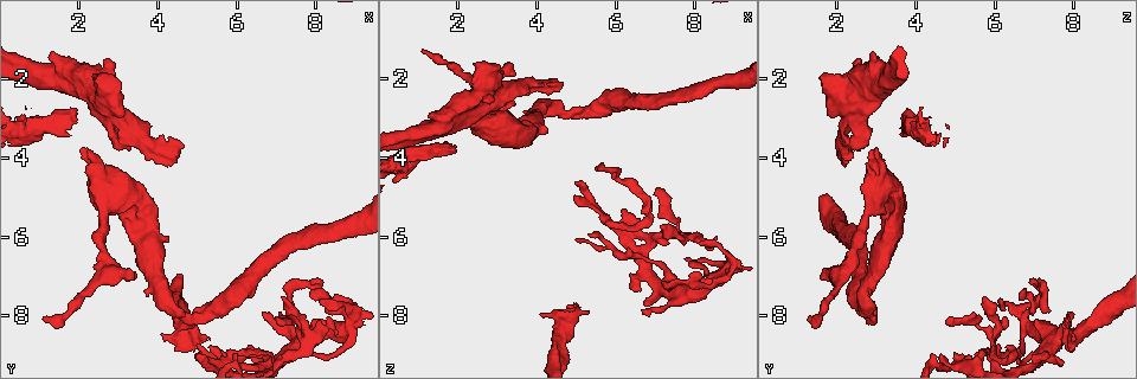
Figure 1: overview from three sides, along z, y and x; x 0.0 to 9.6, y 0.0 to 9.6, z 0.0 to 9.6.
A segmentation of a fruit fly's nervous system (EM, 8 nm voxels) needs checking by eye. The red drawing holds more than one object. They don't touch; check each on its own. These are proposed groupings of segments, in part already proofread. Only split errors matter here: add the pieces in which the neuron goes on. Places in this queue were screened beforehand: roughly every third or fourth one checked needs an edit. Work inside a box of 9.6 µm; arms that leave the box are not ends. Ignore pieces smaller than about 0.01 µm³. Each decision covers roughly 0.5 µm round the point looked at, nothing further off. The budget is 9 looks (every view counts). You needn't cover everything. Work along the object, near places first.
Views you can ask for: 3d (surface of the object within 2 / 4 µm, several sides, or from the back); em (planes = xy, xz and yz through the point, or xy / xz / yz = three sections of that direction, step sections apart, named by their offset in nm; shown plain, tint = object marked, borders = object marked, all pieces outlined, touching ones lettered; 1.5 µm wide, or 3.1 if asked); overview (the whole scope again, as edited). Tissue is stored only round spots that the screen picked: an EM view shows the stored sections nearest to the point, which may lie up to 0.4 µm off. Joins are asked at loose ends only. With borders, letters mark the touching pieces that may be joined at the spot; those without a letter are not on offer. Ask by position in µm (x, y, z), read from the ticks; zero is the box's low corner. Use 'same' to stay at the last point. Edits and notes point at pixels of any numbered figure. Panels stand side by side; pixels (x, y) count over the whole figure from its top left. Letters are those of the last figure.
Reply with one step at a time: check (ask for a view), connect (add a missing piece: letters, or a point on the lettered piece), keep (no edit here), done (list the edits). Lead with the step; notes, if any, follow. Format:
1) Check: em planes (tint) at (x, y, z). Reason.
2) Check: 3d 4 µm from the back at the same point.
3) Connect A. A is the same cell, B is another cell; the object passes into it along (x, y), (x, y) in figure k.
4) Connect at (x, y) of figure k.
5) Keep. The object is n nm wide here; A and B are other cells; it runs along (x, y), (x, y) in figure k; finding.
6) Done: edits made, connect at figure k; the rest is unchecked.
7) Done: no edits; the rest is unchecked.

Check: 3d 2 µm from the back at (8.60, 8.45, 6.00). An open end.

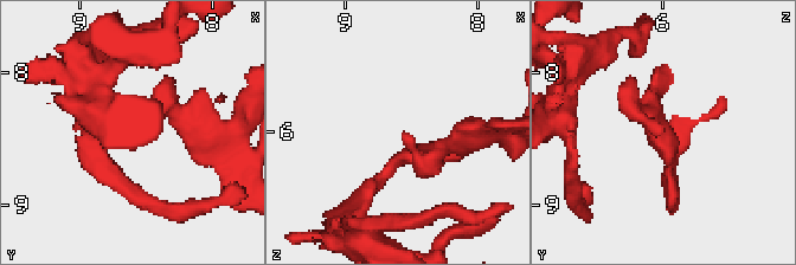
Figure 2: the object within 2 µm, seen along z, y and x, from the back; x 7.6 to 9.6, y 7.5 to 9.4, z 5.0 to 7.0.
Check: em yz step 4 (borders) at (8.56, 8.48, 6.04). Need the tissue.

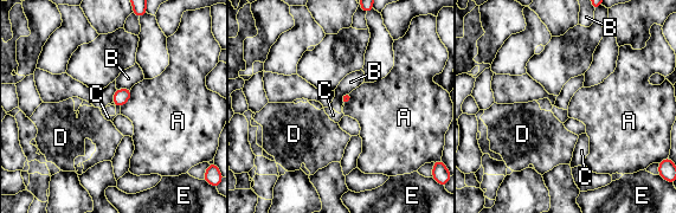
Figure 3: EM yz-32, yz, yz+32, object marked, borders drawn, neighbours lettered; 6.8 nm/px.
Check: em planes (borders) at the same point.

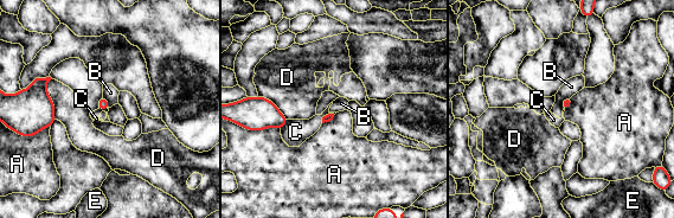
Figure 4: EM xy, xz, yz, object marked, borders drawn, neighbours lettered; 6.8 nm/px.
Keep. A, B, C, D and E are other cells; a border runs along (280, 128), (271, 127), (254, 130) in figure 4; none of them fits.

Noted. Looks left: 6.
Check: em planes (tint) at (6.65, 8.00, 7.90). Free end.

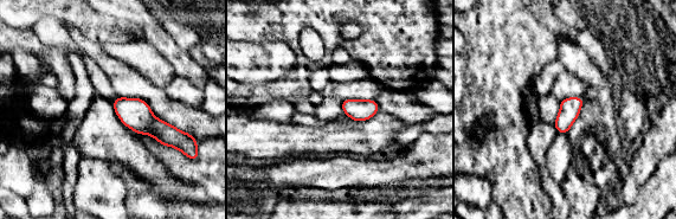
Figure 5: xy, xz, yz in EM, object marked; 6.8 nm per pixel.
Check: em planes (borders) at the same point.

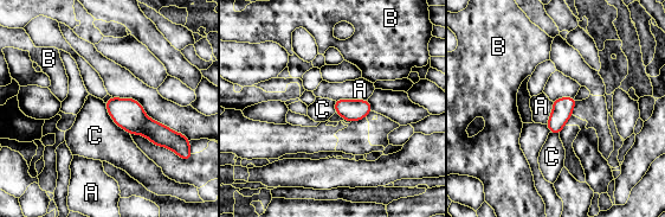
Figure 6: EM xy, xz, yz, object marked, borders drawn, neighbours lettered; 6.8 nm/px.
Keep. The longest contact is with C, 280 nm; A, B and C are other cells; a border runs along (104, 103), (110, 117), (129, 134) in figure 6; no lettered piece goes on from it.

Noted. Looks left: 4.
Check: em xy step 8 (tint) at (2.40, 2.00, 1.65). An open end.

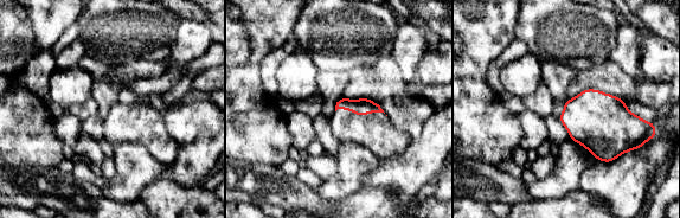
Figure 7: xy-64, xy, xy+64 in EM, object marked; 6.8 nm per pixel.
Check: em planes (borders) at the same point. Another direction.

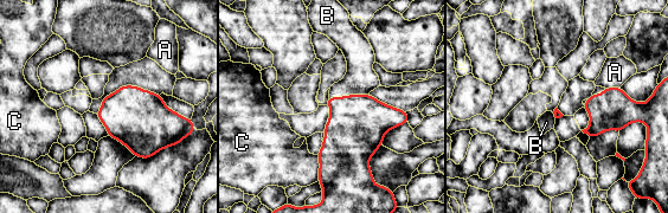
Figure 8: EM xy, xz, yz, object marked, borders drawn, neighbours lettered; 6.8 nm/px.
Connect B. B is the same cell, A and C are other cells; the object passes into it along (355, 129), (348, 96), (360, 77) in figure 8; the neuron continues.

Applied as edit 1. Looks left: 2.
Done: edits made, connect at figure 8; the rest is unchecked.

